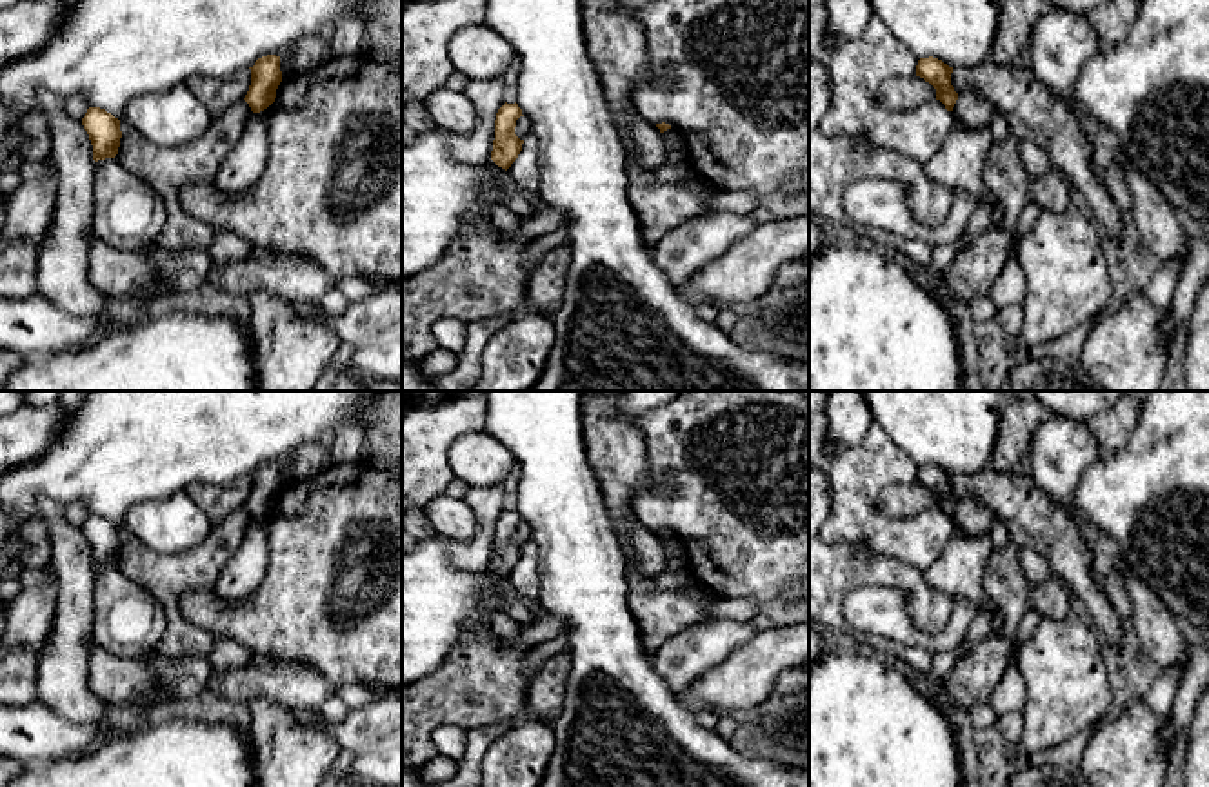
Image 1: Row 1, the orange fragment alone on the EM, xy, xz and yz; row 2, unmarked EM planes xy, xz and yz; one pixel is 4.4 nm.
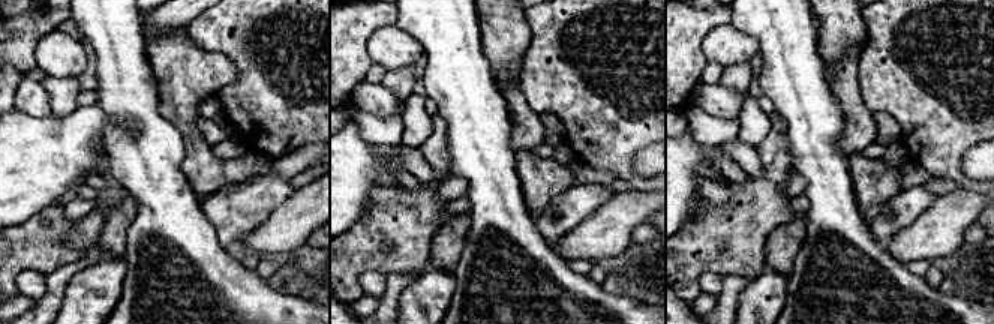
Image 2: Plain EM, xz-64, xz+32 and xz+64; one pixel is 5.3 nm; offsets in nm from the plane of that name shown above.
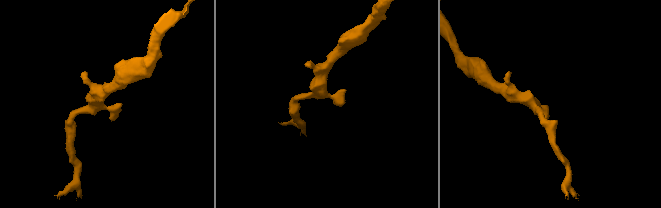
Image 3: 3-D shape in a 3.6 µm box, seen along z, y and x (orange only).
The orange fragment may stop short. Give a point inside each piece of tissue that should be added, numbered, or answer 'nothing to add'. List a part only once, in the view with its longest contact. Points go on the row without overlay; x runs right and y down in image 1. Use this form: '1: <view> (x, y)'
nothing to add

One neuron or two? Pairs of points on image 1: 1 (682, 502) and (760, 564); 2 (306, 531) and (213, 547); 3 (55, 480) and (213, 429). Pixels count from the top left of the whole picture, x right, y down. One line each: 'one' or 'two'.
1: one
2: two
3: one

